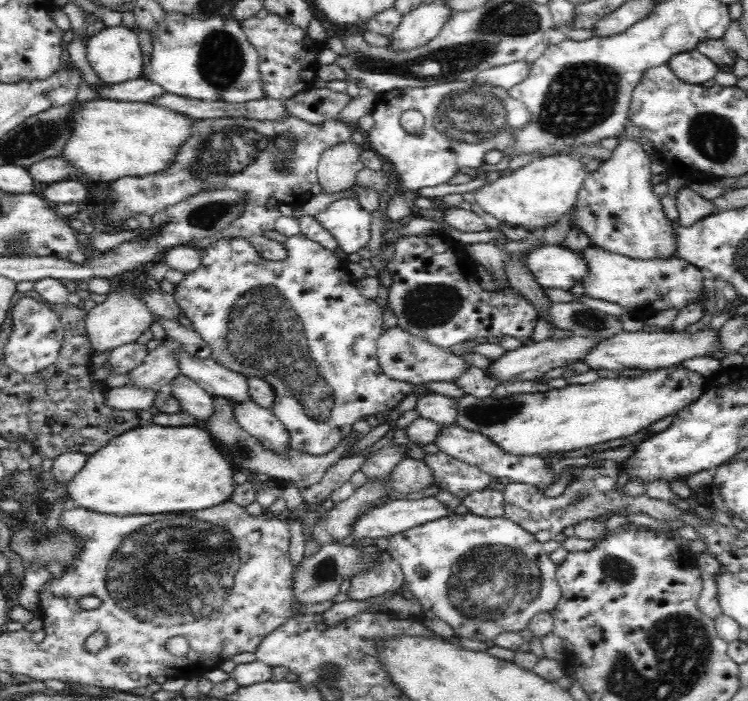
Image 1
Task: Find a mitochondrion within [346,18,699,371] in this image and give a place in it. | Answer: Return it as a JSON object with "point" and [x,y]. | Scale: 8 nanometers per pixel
{"point":[580,97]}

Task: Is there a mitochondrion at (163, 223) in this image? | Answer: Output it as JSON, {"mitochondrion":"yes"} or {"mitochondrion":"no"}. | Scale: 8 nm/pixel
{"mitochondrion":"yes"}

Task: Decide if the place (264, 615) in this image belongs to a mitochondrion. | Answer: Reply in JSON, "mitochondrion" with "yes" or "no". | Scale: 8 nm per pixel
{"mitochondrion":"no"}

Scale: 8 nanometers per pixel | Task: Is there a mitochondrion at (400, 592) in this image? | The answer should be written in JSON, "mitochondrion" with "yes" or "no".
{"mitochondrion":"no"}

